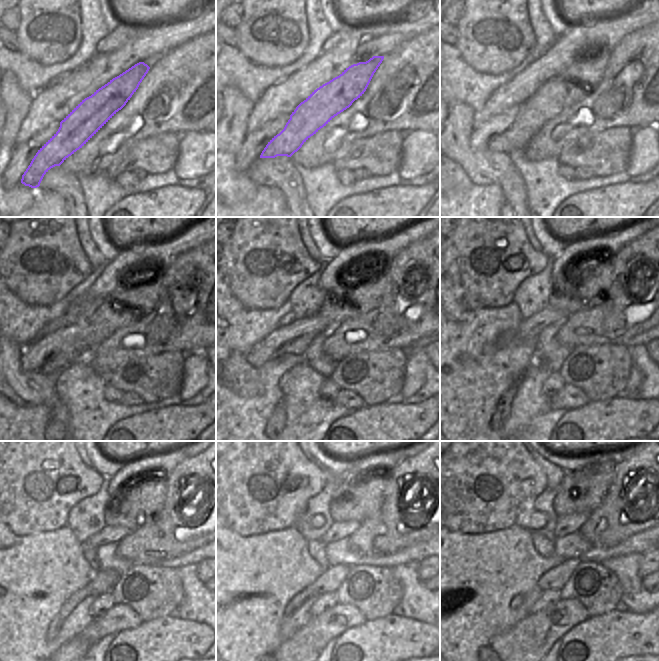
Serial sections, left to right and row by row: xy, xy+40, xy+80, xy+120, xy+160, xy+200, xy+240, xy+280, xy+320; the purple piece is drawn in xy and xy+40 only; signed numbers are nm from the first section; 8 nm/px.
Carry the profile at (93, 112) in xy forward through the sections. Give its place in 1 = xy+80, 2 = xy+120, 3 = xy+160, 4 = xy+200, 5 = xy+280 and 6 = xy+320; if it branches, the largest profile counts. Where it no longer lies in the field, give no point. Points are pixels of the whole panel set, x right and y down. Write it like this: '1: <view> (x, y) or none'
1: xy+80 (575, 84)
2: xy+120 (124, 307)
3: xy+160 (366, 289)
4: xy+200 (594, 275)
5: xy+280 (361, 497)
6: xy+320 (583, 491)

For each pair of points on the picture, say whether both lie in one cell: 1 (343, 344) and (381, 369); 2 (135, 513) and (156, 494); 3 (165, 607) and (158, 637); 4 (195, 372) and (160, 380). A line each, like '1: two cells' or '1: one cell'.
1: two cells
2: one cell
3: two cells
4: two cells

